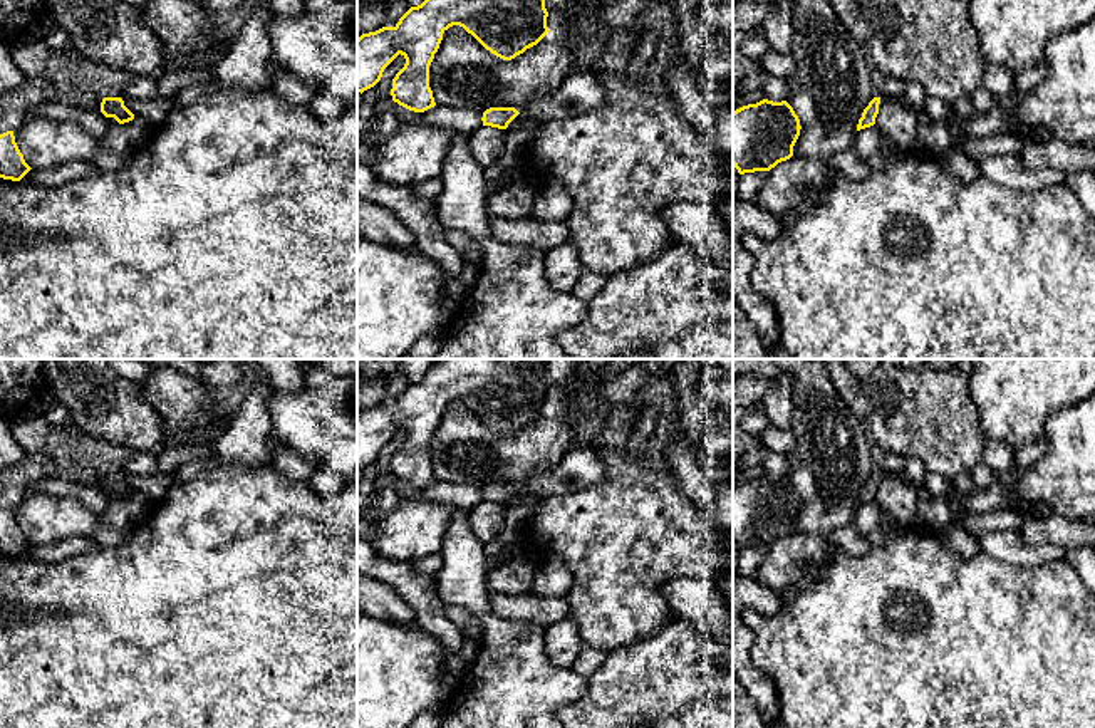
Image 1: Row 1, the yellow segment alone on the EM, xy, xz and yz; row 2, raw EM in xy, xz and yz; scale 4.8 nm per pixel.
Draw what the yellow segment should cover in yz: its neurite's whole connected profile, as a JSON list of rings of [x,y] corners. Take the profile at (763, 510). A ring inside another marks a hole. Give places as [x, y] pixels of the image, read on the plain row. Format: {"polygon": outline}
{"polygon": [[[763,475],[733,488],[733,542],[740,550],[770,547],[793,532],[800,495],[786,478]]]}

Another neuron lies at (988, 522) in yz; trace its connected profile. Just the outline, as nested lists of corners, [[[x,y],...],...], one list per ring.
[[[1016,510],[986,512],[983,515],[969,515],[961,527],[973,535],[1011,530],[1016,532],[1021,523],[1021,515]]]

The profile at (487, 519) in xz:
[[[481,502],[470,512],[471,530],[483,543],[495,540],[495,535],[503,527],[503,522],[505,505]]]

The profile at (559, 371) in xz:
[[[547,359],[547,387],[563,386],[580,359]]]

